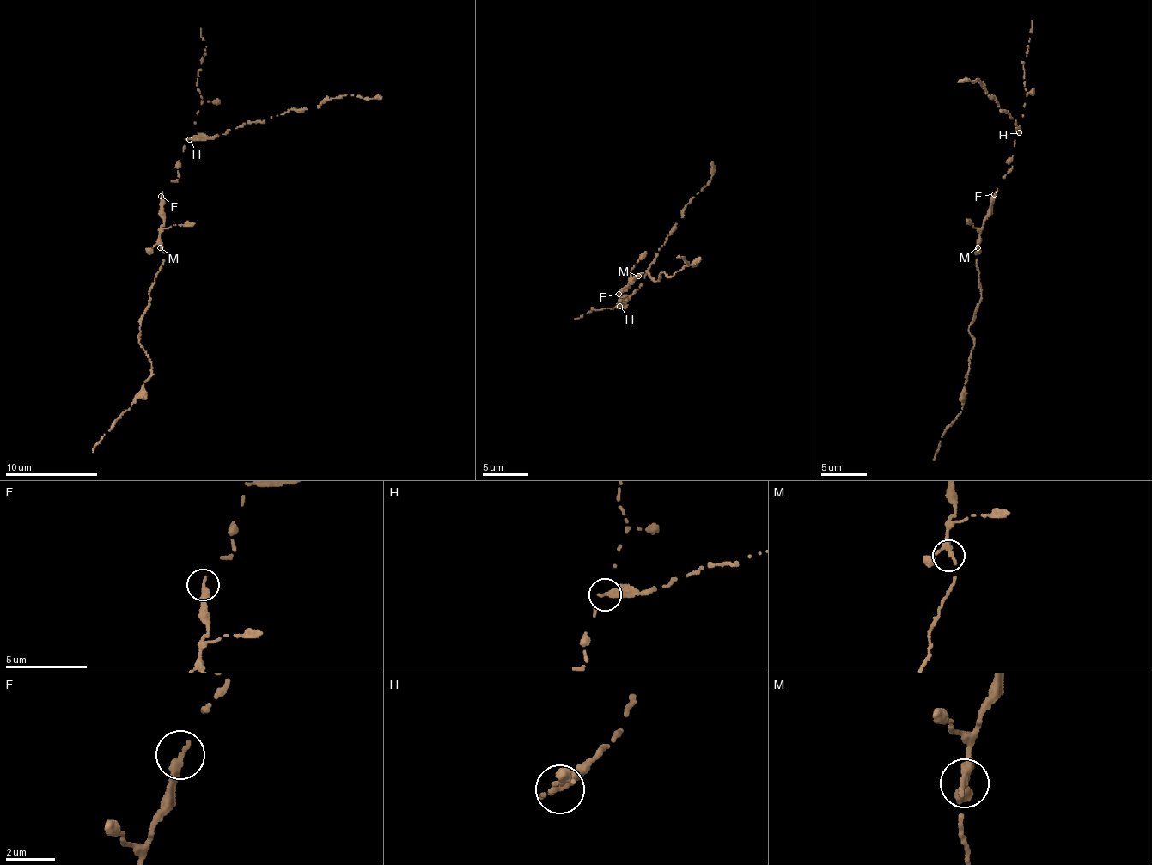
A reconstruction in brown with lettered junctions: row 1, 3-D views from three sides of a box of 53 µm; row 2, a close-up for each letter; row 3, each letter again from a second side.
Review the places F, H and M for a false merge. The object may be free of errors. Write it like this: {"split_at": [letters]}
{"split_at": ["H"]}

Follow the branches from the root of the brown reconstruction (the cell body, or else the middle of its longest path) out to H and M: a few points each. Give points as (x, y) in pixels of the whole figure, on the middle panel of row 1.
H: (618, 294), (618, 296), (626, 295), (627, 298), (624, 303), (616, 303), (618, 306)
M: (618, 294), (629, 288), (630, 279), (638, 276)

